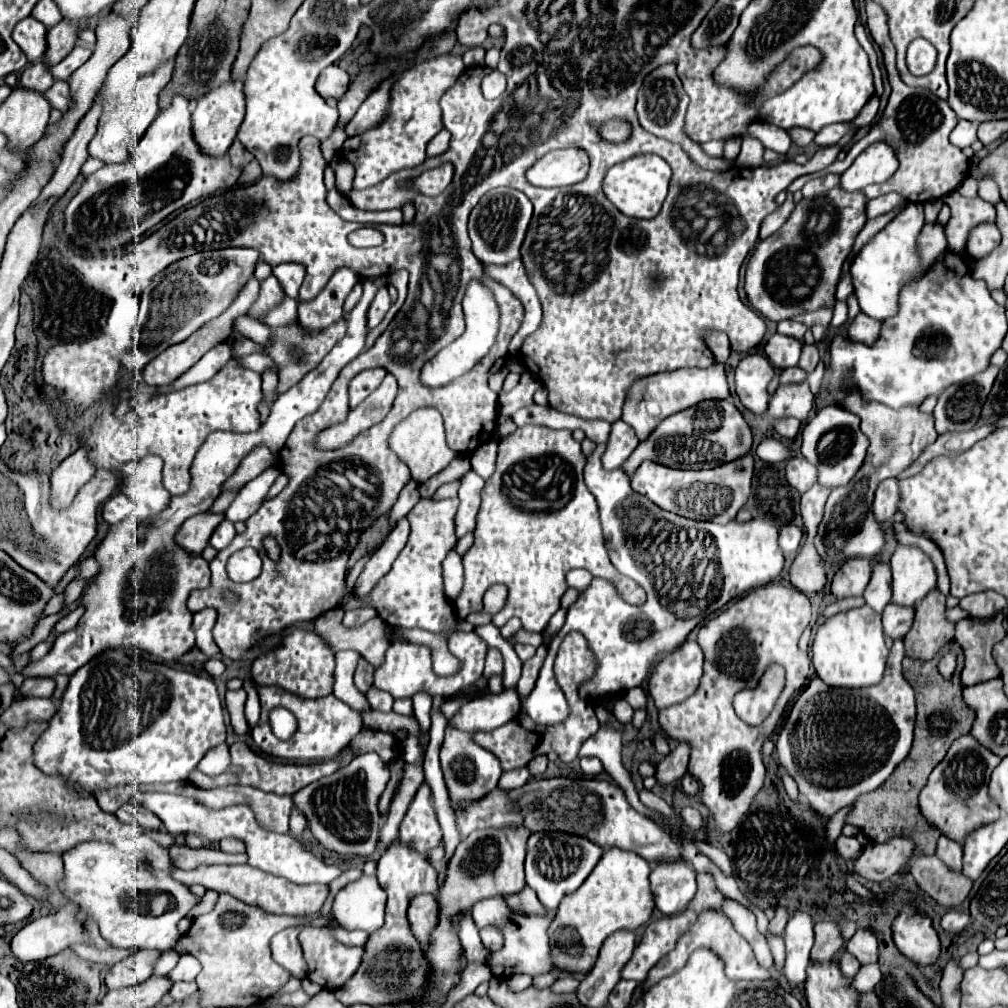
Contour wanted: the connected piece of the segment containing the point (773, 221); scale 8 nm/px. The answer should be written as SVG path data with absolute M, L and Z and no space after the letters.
M787 192L787 200L771 214L771 216L767 216L765 218L765 222L761 224L761 232L759 232L759 238L767 238L767 236L771 236L771 234L775 234L785 222L787 222L787 218L791 216L791 212L793 212L793 208L795 208L795 204L793 204L793 194L791 192Z

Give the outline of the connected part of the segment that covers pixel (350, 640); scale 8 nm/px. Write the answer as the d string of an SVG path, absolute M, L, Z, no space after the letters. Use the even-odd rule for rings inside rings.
M333 608L321 614L315 620L315 634L323 638L323 642L329 644L333 652L339 650L357 650L365 656L369 664L375 668L383 662L383 654L387 650L387 636L385 636L385 622L375 616L369 622L353 628L343 626L343 610Z

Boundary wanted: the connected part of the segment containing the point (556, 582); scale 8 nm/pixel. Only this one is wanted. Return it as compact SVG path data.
M523 426L499 442L497 470L491 480L485 482L485 488L481 491L482 500L473 532L473 546L463 556L465 586L455 600L455 610L461 620L471 612L483 610L483 594L489 586L505 584L509 588L507 604L499 614L493 616L493 624L503 626L509 618L517 616L525 630L542 633L549 618L559 610L559 600L567 590L565 574L571 568L587 568L593 576L613 582L621 598L629 604L639 606L647 600L645 590L631 578L619 574L609 562L599 522L599 506L583 482L585 462L587 460L581 444L573 440L571 432L555 432L551 428L537 426L537 435L533 435L533 426Z

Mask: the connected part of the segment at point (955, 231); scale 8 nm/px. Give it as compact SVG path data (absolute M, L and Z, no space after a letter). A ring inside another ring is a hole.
M959 192L943 196L943 202L951 208L951 218L945 224L947 248L949 252L963 254L967 234L983 222L995 222L995 206L981 198L963 198Z

